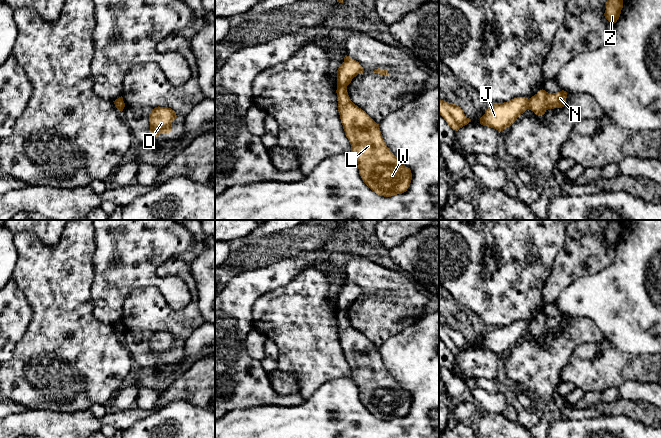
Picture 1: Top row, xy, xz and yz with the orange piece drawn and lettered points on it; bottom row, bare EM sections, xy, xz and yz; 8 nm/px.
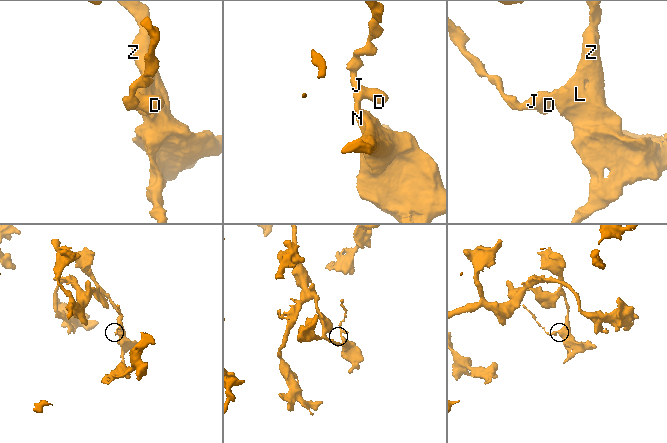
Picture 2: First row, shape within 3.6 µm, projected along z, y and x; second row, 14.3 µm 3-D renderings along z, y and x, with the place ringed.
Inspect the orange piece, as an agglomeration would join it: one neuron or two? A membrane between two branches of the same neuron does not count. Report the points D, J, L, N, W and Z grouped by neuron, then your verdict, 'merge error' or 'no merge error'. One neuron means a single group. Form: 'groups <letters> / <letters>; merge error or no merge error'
groups D J / L N W Z; merge error

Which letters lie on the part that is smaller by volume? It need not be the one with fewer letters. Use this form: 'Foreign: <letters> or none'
Foreign: D, J

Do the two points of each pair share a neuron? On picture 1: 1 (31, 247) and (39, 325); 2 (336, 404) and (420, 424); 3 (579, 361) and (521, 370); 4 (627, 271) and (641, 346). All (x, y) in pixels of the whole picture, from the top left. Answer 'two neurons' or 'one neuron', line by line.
1: one neuron
2: one neuron
3: two neurons
4: one neuron

